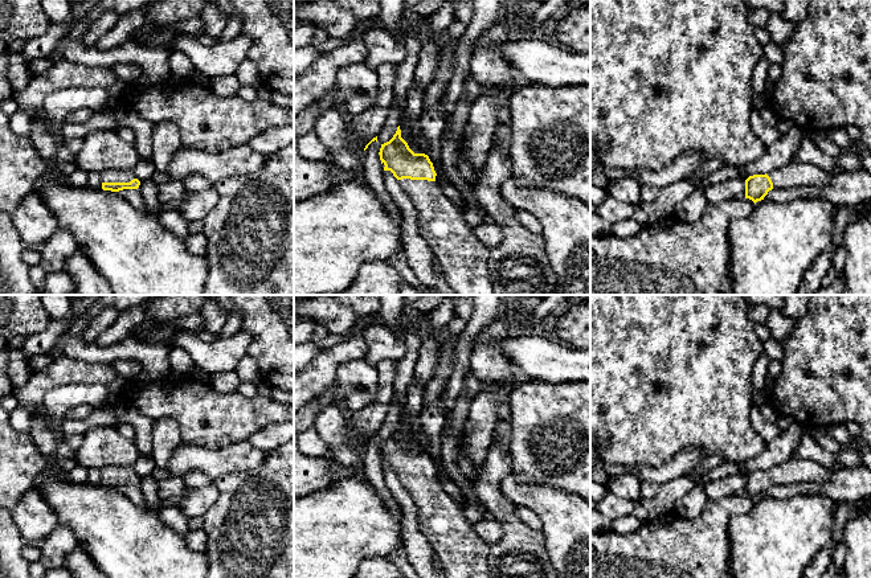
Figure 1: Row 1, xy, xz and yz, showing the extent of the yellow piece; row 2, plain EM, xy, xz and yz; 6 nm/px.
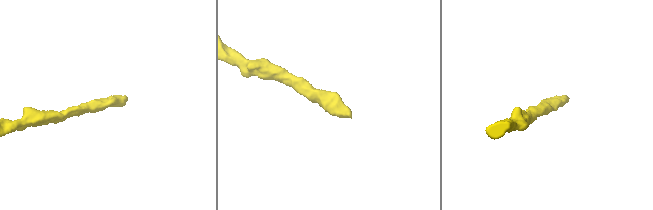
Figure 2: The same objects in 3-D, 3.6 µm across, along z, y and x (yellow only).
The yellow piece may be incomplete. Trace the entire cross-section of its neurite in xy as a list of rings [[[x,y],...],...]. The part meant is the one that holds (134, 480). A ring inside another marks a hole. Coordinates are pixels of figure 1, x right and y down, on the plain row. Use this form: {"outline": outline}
{"outline": [[[109,466],[101,470],[102,485],[119,488],[123,485],[139,485],[140,477],[134,467]]]}

